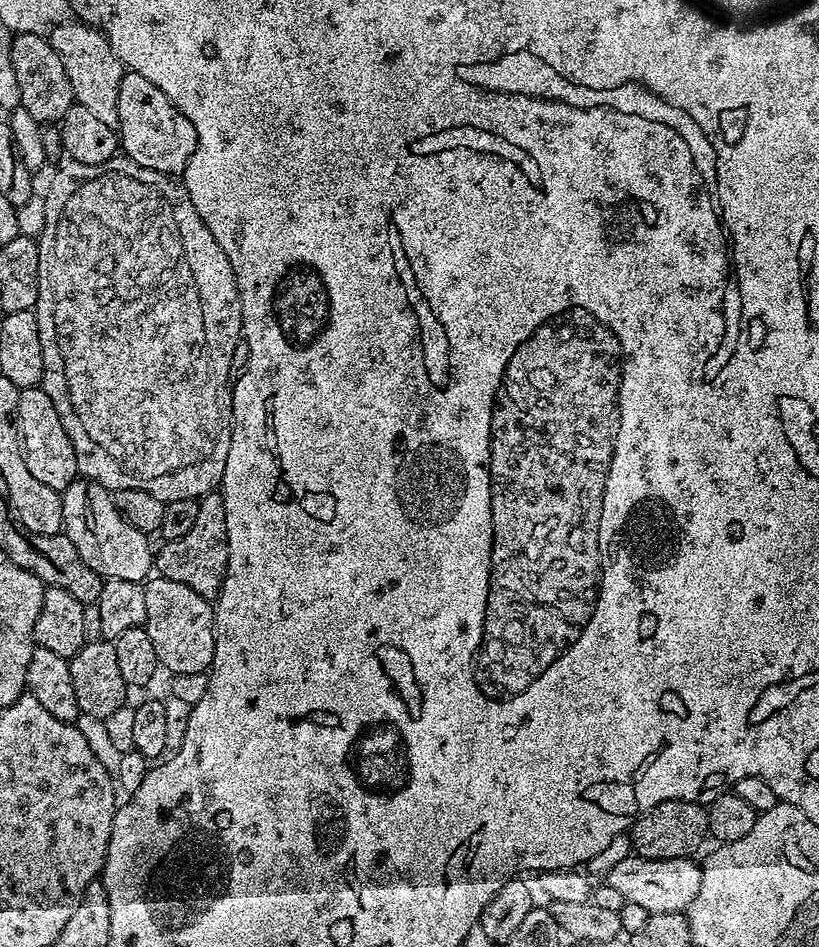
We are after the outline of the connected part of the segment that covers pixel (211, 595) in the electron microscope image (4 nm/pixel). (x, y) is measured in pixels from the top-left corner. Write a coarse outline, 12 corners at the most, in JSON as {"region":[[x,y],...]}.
{"region":[[199,497],[183,538],[163,541],[154,568],[215,601],[226,574],[226,510]]}

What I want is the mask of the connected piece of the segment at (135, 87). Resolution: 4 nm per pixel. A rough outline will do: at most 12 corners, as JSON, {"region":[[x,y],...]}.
{"region":[[142,74],[118,86],[118,148],[179,177],[196,131]]}

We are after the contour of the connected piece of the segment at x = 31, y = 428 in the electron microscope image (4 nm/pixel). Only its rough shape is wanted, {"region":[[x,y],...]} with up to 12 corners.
{"region":[[43,387],[20,389],[16,425],[30,474],[63,493],[76,455]]}

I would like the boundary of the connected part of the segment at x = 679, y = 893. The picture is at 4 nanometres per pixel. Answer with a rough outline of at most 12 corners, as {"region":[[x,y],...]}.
{"region":[[695,859],[614,862],[606,883],[649,914],[684,912],[705,887]]}

